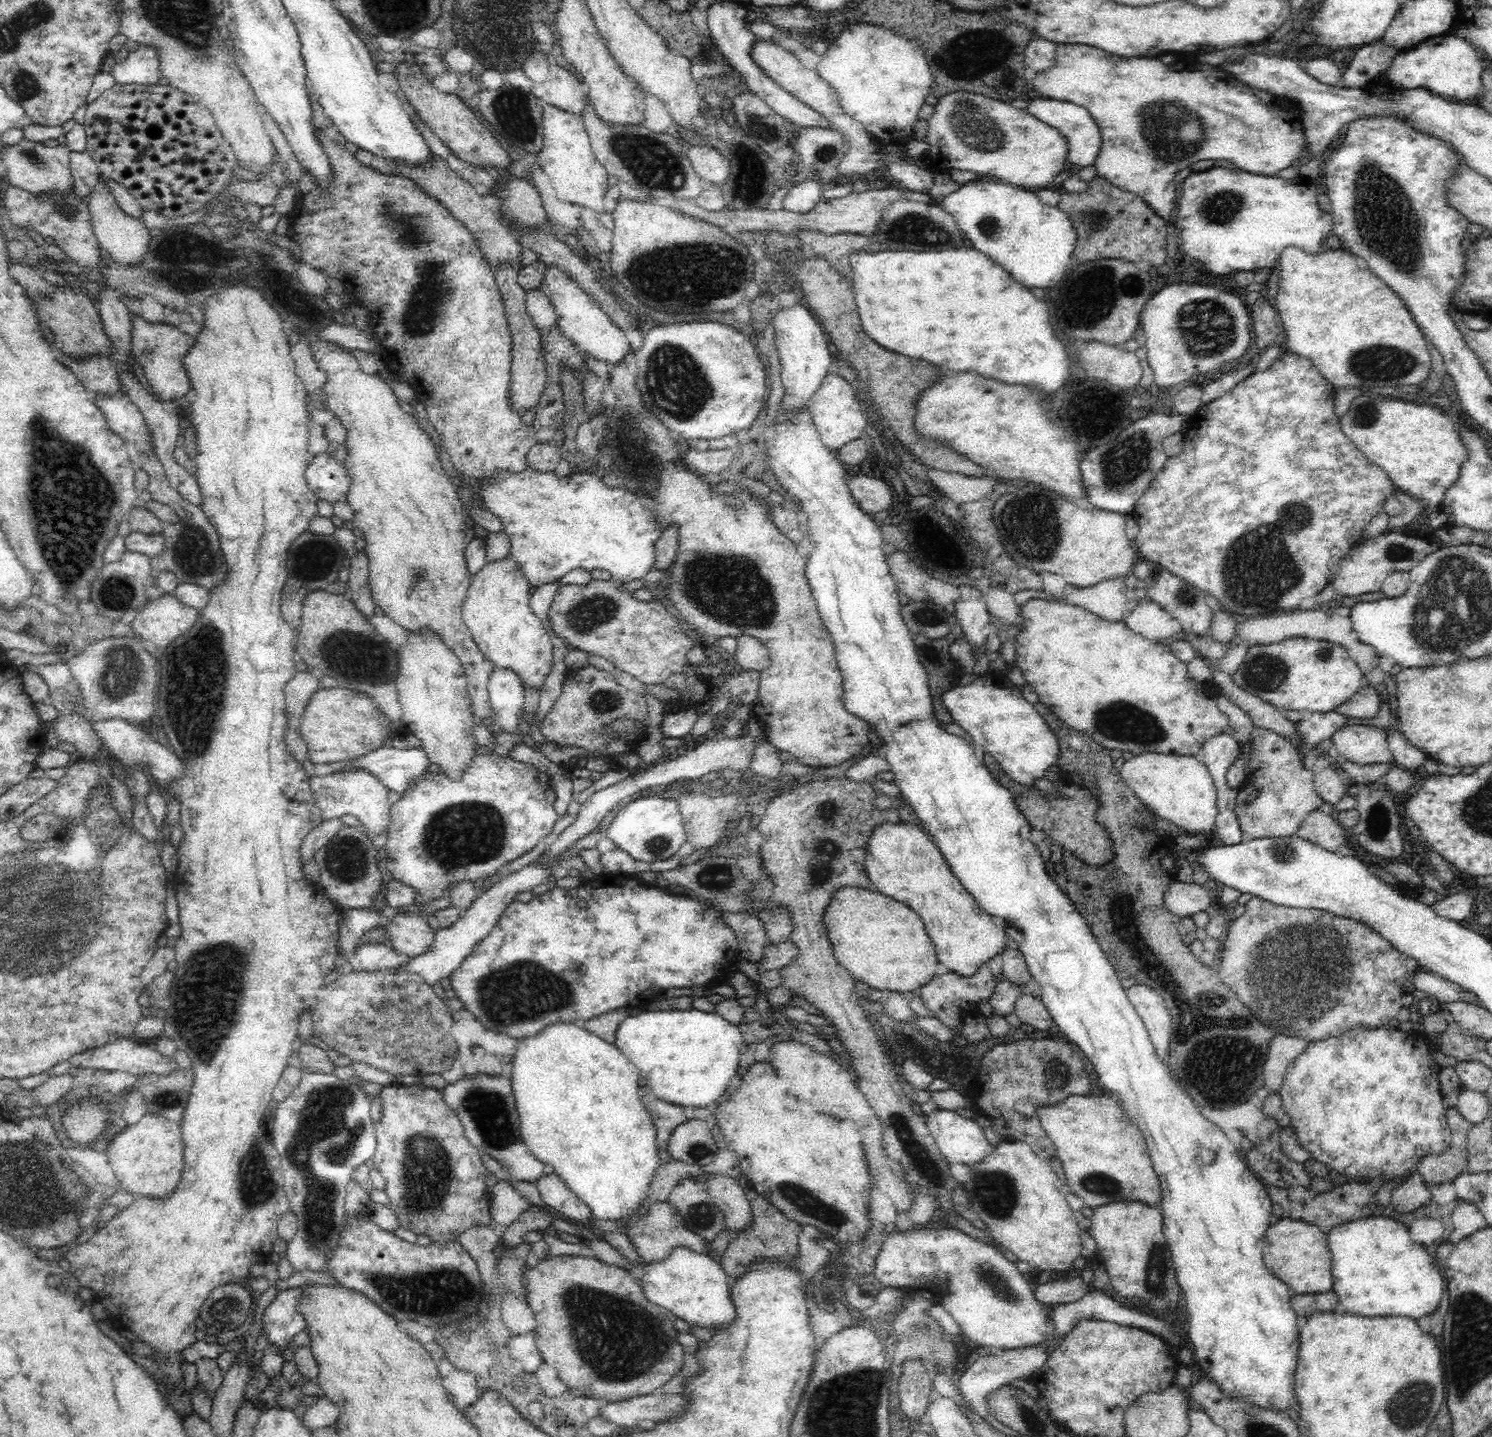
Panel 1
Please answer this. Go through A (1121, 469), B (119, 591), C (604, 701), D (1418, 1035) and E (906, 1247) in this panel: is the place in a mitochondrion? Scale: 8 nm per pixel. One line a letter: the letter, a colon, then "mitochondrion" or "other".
A: mitochondrion
B: mitochondrion
C: mitochondrion
D: other
E: other

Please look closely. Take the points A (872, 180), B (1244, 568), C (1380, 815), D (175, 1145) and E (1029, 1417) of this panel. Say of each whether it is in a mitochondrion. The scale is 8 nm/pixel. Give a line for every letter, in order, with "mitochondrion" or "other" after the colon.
A: other
B: mitochondrion
C: mitochondrion
D: other
E: mitochondrion

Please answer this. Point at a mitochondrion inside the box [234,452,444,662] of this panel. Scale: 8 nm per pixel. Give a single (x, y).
(418, 577)

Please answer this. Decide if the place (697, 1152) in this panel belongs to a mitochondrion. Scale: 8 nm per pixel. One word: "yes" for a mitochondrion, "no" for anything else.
yes

